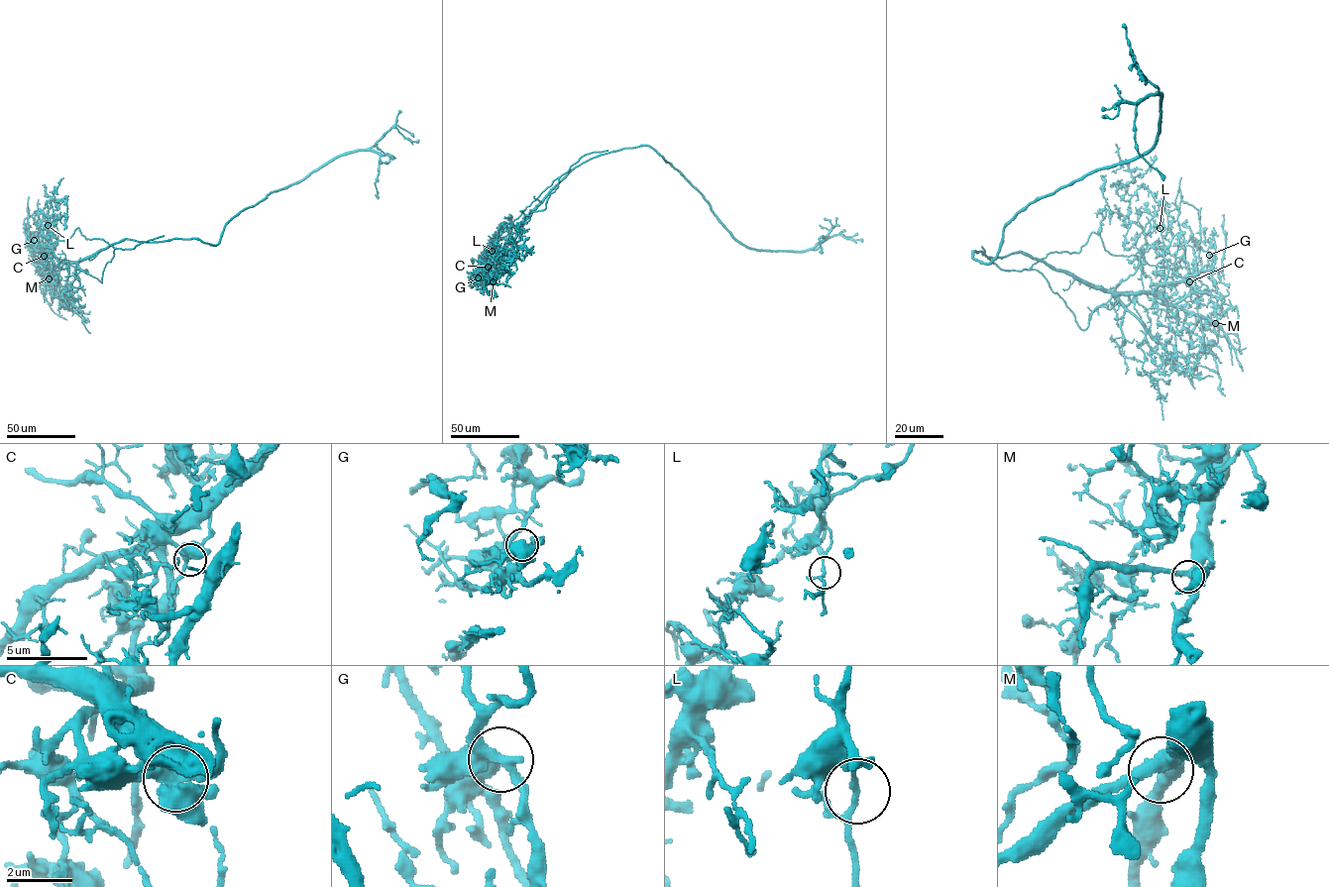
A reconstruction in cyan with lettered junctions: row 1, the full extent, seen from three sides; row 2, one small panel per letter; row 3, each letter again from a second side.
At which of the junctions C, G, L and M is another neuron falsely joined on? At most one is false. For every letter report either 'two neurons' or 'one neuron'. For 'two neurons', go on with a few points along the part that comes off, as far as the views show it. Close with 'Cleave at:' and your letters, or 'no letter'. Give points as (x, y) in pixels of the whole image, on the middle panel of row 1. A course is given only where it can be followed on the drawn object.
C: one neuron
G: one neuron
L: two neurons; course (492, 251), (558, 177), (546, 208), (511, 228), (510, 253), (516, 253), (505, 272), (510, 275)
M: one neuron
Cleave at: L

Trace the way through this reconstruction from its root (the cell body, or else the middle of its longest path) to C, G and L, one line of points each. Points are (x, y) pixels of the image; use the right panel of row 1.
C: (978, 252), (992, 258), (1024, 252), (1055, 269), (1072, 273), (1110, 291), (1150, 292), (1162, 284), (1189, 281)
G: (978, 252), (992, 258), (1024, 252), (1094, 285), (1128, 292), (1150, 292), (1211, 270), (1214, 258), (1209, 255)
L: (978, 252), (992, 258), (1024, 252), (1108, 291), (1150, 292), (1164, 280), (1167, 273), (1160, 228)

